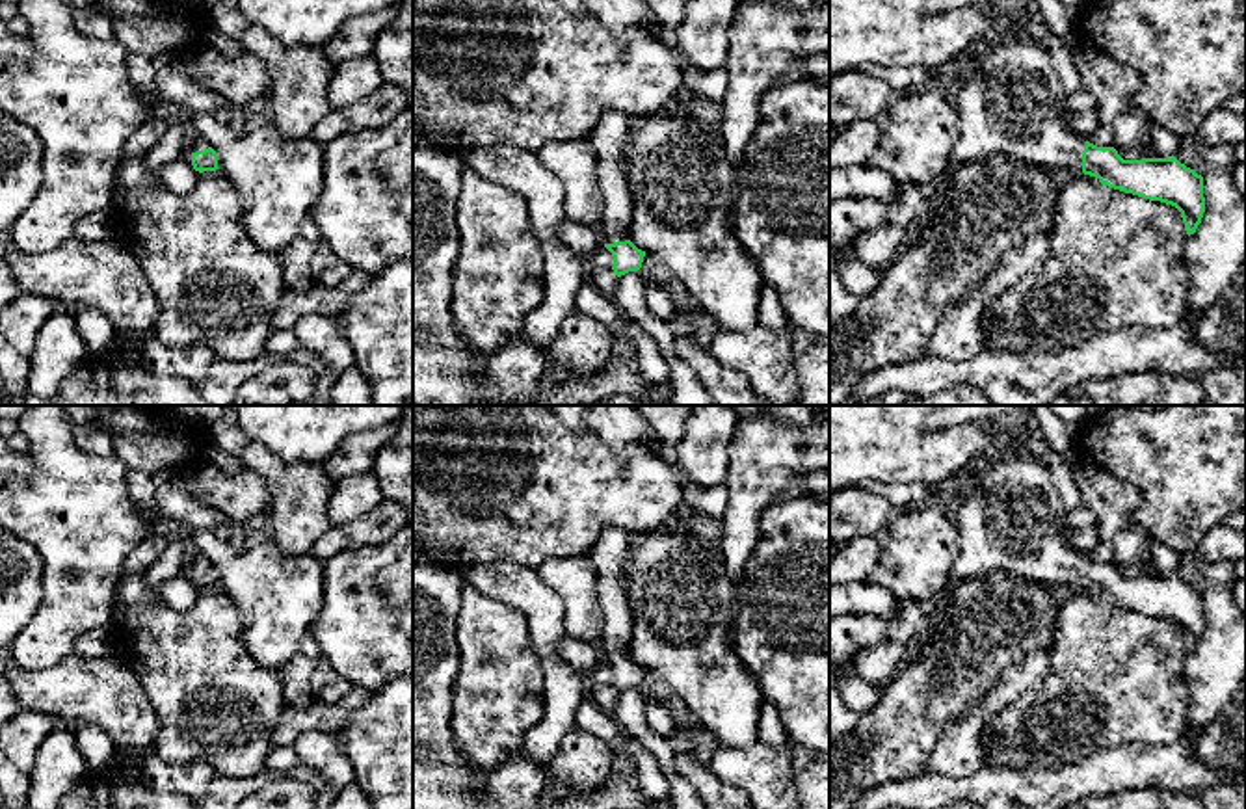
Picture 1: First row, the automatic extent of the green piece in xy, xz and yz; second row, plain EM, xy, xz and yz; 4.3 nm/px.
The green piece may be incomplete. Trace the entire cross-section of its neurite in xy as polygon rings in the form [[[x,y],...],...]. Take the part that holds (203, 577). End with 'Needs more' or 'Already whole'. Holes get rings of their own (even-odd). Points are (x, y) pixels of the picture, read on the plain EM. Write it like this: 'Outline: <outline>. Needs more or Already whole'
Outline: [[[192,552],[188,558],[188,565],[184,575],[193,582],[195,588],[216,588],[218,586],[218,571],[216,567],[201,554]]]. Needs more

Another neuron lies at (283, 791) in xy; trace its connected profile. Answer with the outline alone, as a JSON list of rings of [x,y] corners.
[[[275,774],[262,789],[247,796],[238,809],[314,809],[314,789],[290,774]]]

